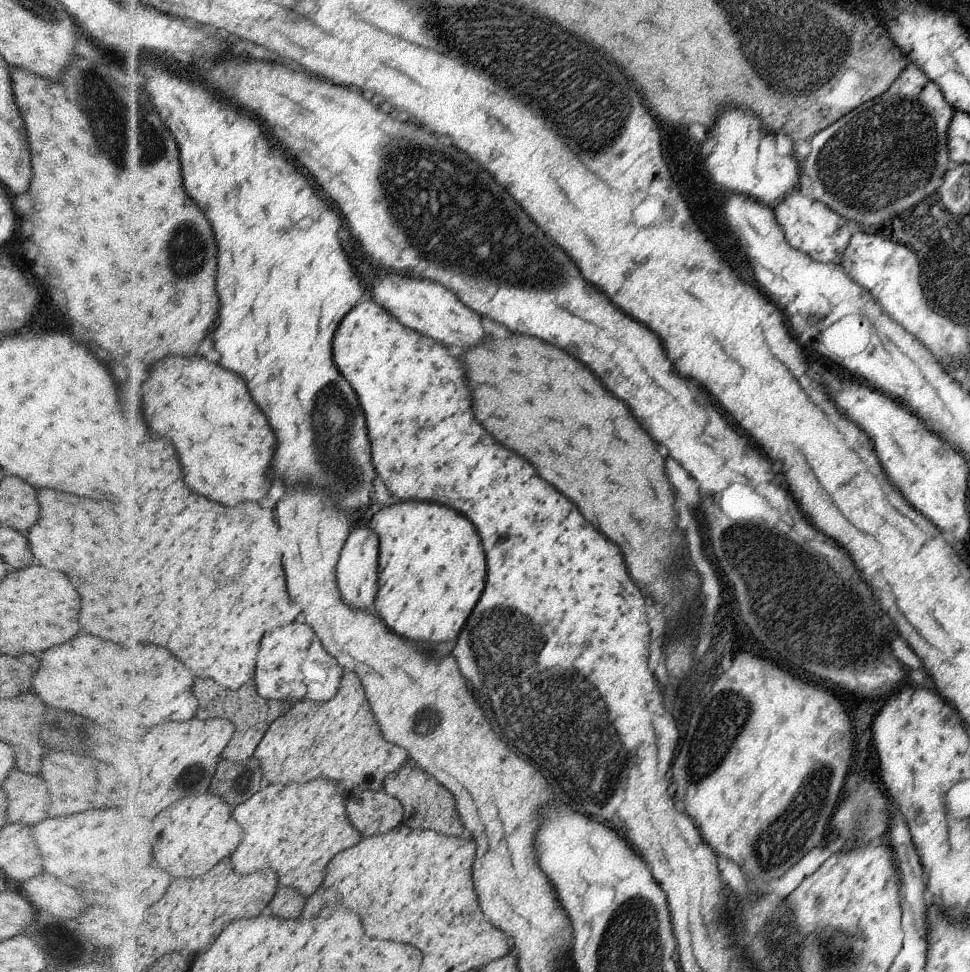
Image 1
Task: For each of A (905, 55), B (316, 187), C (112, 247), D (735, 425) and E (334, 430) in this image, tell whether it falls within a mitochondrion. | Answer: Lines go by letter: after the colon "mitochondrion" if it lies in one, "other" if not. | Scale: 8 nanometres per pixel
A: other
B: other
C: other
D: other
E: mitochondrion

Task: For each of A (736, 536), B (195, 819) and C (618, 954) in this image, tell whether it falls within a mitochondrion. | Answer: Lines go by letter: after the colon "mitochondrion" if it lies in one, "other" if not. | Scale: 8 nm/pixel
A: mitochondrion
B: other
C: mitochondrion

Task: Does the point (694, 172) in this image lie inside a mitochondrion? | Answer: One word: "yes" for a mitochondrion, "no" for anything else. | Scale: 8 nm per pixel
no

